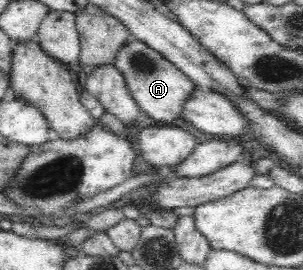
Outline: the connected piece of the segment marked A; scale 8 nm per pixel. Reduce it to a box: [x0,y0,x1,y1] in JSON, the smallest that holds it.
[114,38,194,124]

